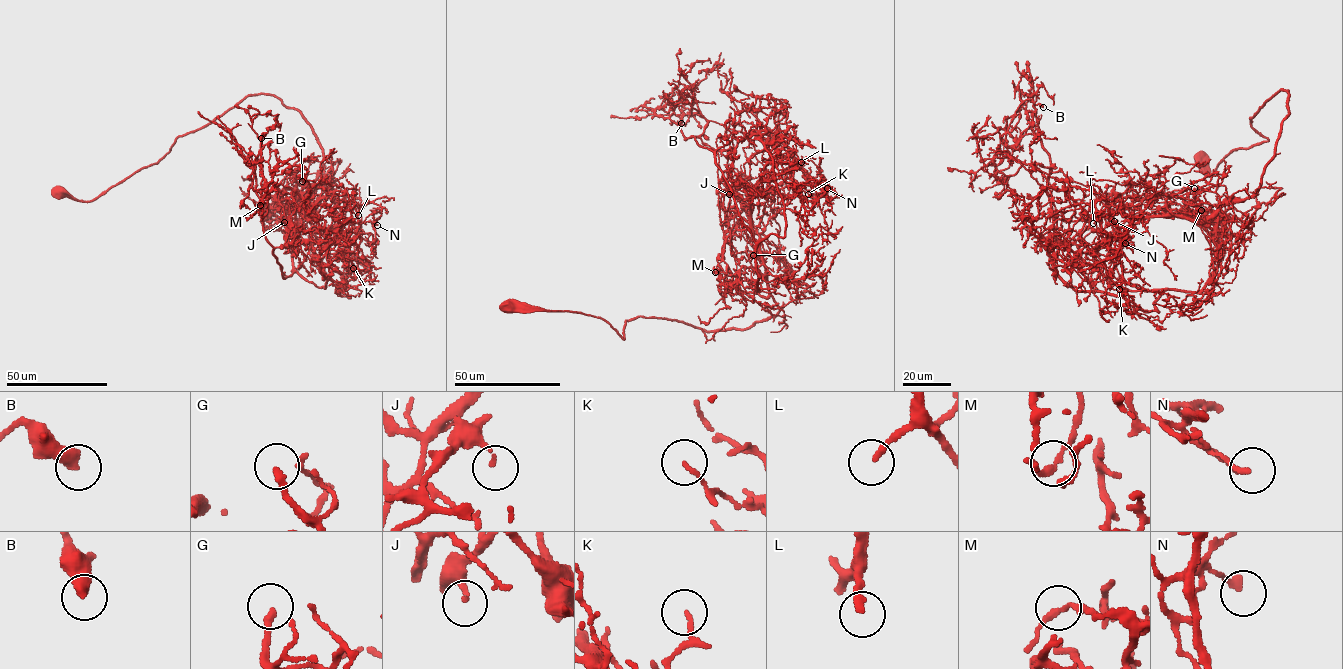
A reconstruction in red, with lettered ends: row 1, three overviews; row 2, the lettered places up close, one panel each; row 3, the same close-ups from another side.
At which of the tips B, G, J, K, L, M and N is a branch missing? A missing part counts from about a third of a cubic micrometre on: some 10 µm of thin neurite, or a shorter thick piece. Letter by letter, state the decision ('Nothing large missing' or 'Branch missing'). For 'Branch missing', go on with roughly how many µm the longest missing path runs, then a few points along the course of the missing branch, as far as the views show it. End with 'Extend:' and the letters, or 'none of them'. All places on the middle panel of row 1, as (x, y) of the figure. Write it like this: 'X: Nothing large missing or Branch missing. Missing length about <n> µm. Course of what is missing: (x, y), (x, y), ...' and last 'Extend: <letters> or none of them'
B: Nothing large missing
G: Branch missing. Missing length about 30 µm
J: Nothing large missing
K: Nothing large missing
L: Branch missing. Missing length about 5 µm
M: Nothing large missing
N: Nothing large missing
Extend: G, L

